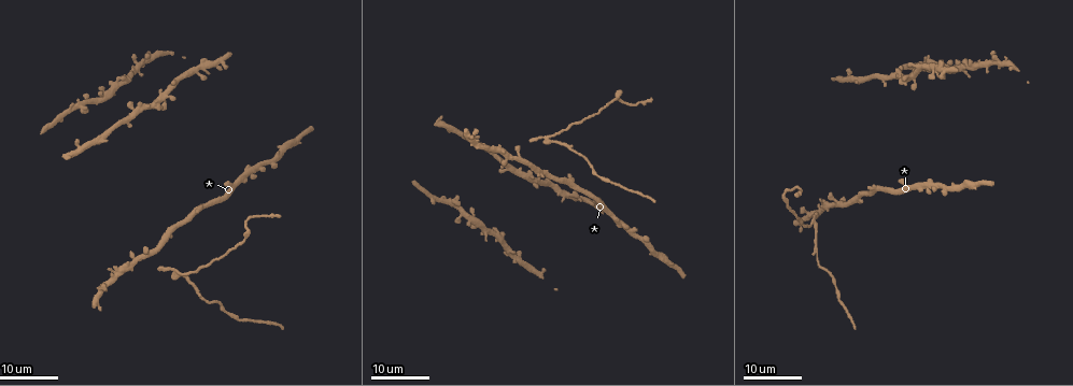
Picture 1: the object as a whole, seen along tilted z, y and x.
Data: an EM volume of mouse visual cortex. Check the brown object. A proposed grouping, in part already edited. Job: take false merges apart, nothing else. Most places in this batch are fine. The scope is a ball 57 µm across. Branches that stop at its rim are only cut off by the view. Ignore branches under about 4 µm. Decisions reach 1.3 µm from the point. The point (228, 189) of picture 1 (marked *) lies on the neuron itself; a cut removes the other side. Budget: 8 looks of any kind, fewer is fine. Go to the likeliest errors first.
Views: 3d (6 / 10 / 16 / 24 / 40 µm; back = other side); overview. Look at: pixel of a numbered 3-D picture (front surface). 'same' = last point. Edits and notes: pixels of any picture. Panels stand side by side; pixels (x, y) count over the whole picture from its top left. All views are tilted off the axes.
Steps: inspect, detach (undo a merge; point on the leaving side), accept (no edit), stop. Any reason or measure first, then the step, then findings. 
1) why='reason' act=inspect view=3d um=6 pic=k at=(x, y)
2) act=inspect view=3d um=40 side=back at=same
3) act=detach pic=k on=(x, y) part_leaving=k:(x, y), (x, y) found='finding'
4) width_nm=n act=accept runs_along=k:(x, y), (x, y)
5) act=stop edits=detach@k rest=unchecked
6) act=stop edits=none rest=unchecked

why='four or more arms meet' act=inspect view=3d um=24 pic=1 at=(815, 220)

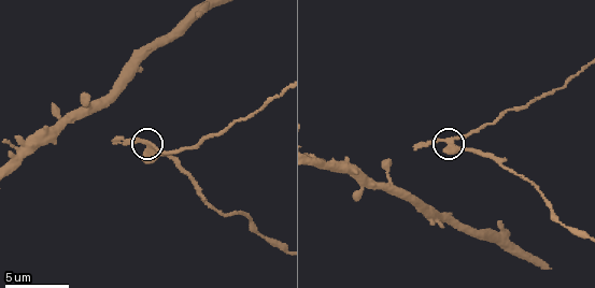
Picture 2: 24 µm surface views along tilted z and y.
act=inspect view=3d um=6 pic=2 at=(150, 145)

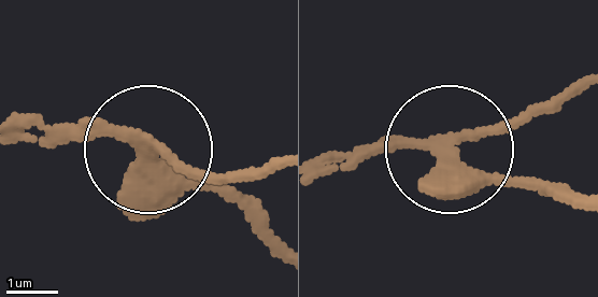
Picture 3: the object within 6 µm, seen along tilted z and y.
side_arm_um=28 act=detach pic=3 on=(67, 125) part_leaving=3:(144, 143), (204, 175), (269, 163) found='two neurons meet here'

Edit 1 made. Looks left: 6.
why='redraw' act=inspect view=overview

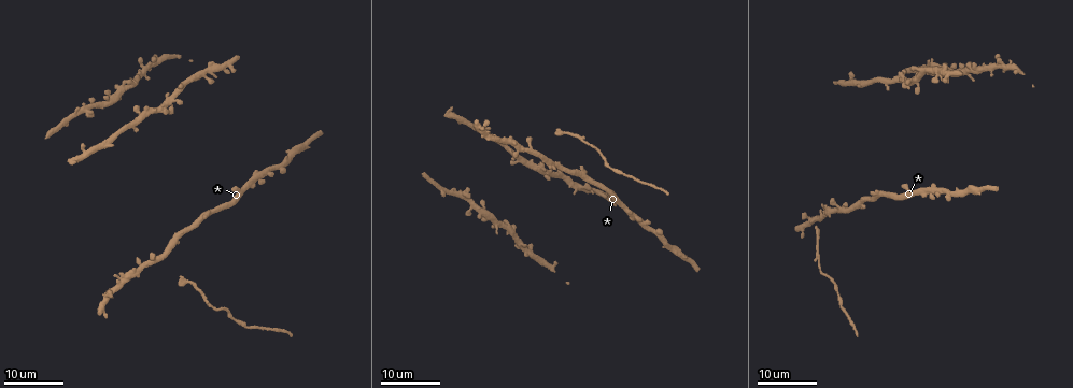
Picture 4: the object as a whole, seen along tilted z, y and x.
act=inspect view=3d um=16 pic=4 at=(935, 185)

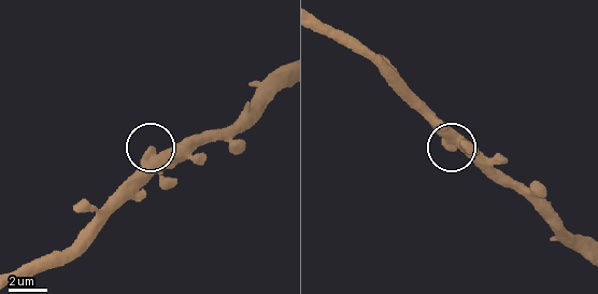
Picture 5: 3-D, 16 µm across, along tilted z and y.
act=inspect view=3d um=10 pic=5 at=(149, 150)

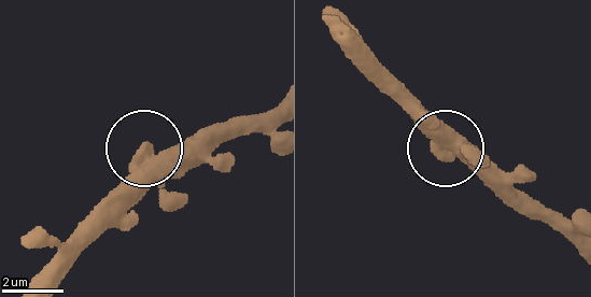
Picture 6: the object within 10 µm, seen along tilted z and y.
act=accept runs_along=6:(346, 56), (510, 208) found='one neuron here'

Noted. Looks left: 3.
why='three arms meet' act=inspect view=3d um=6 pic=2 at=(89, 110)

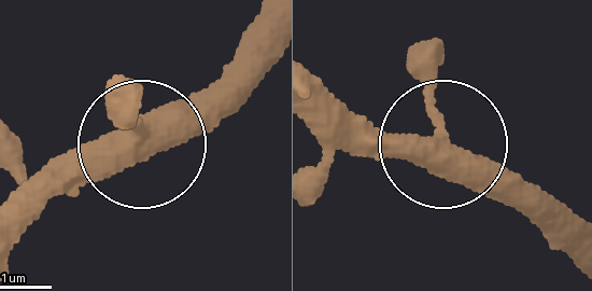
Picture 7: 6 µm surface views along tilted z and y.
arms=3 act=accept found='all the same neuron'

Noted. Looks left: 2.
why='a narrow waist' act=inspect view=3d um=24 pic=4 at=(919, 83)

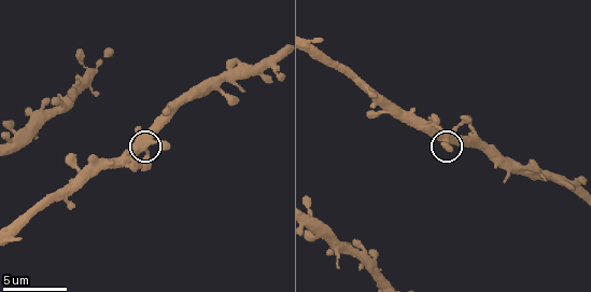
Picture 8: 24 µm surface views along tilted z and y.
why='zoom in' act=inspect view=3d um=10 pic=8 at=(148, 152)

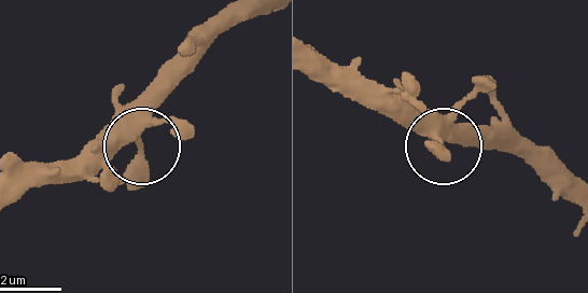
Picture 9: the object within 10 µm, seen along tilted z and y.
act=accept found='all the same neuron'

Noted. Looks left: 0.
act=stop edits=detach@3 rest=unchecked

